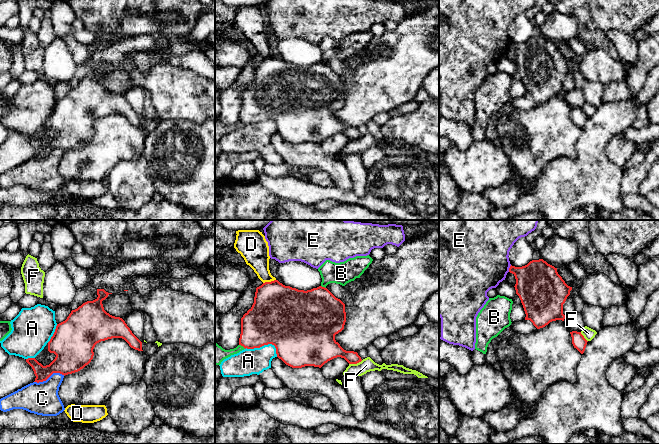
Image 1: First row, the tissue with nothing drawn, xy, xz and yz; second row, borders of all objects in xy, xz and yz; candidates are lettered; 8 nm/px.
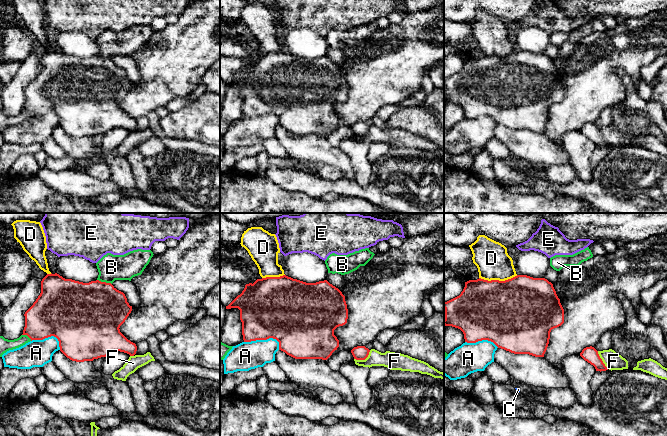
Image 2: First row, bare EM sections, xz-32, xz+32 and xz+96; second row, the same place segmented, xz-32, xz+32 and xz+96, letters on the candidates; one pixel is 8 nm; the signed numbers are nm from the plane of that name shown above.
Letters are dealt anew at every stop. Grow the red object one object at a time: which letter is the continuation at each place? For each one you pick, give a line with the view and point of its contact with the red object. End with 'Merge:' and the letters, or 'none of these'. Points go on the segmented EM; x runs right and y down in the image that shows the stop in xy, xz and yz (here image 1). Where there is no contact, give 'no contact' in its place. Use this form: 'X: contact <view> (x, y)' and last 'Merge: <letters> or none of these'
Merge: none of these

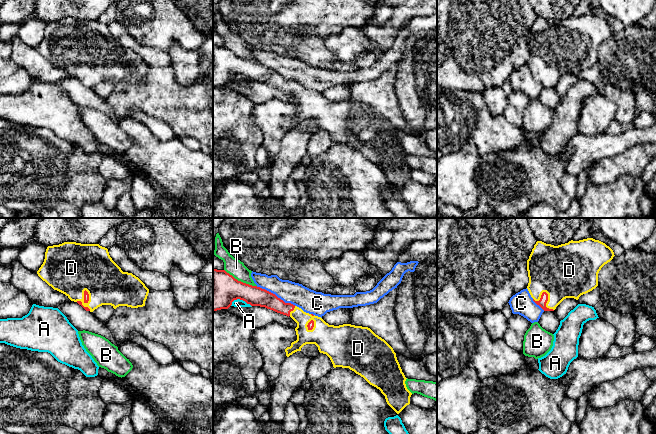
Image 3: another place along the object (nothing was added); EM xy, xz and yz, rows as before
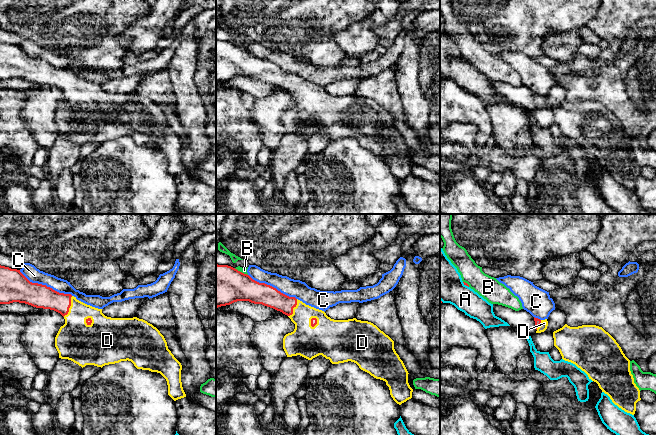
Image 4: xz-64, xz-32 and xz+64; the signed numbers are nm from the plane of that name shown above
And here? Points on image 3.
D: contact yz (547, 295)
Merge: D

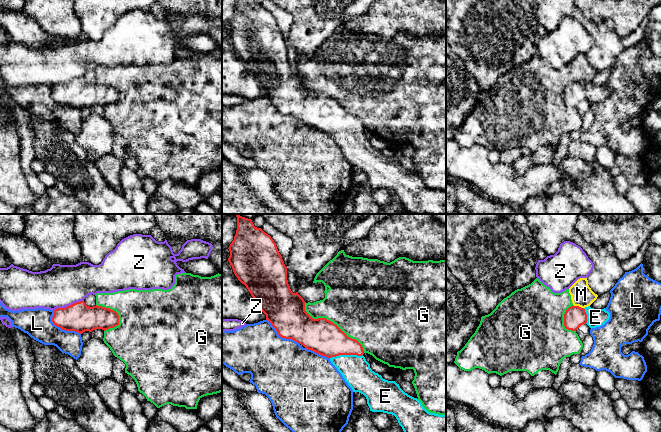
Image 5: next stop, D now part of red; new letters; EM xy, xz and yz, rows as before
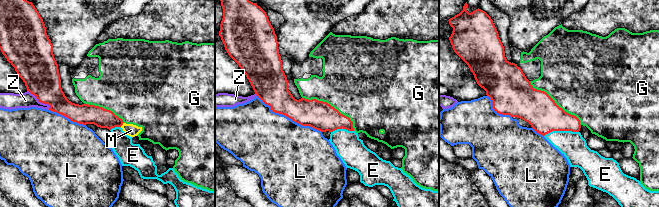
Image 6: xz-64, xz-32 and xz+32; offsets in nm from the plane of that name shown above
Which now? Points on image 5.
E: contact xz (345, 354)
Merge: E

